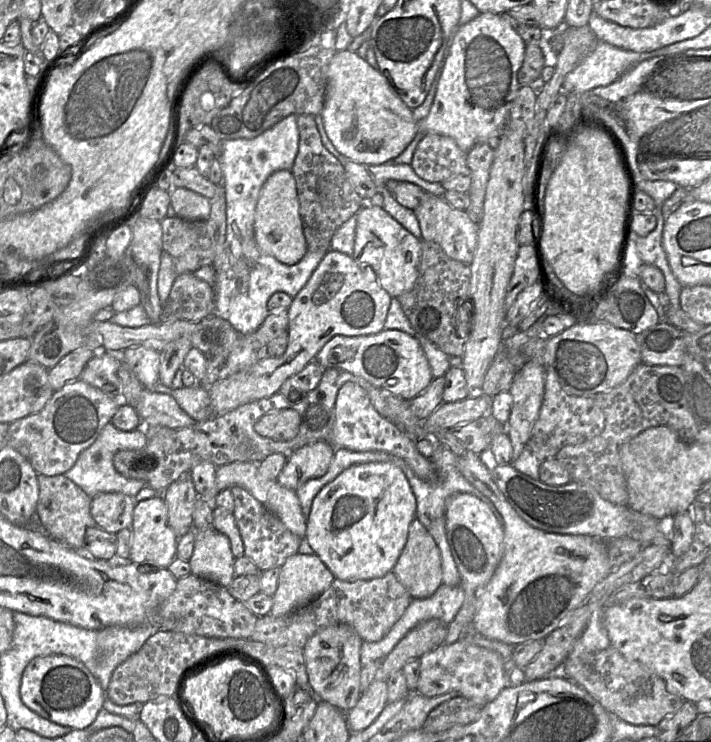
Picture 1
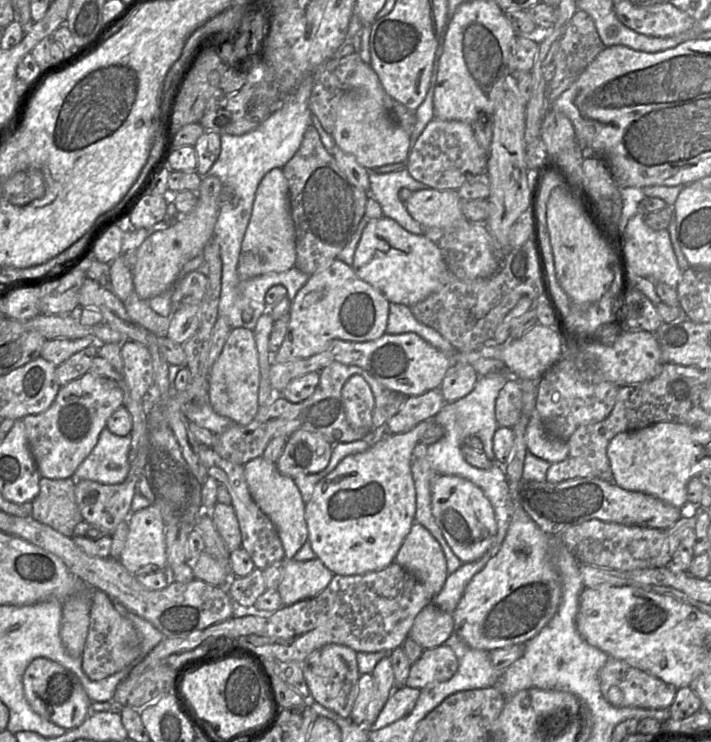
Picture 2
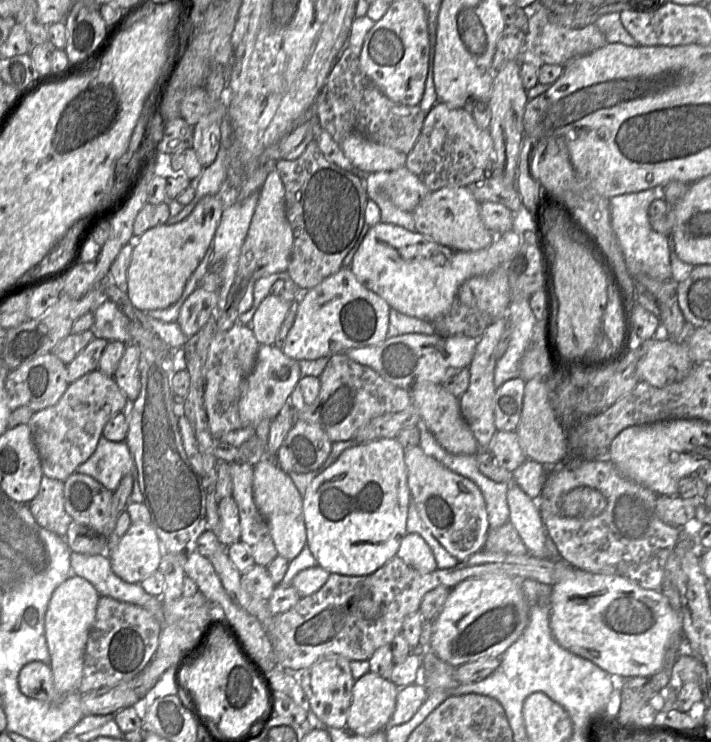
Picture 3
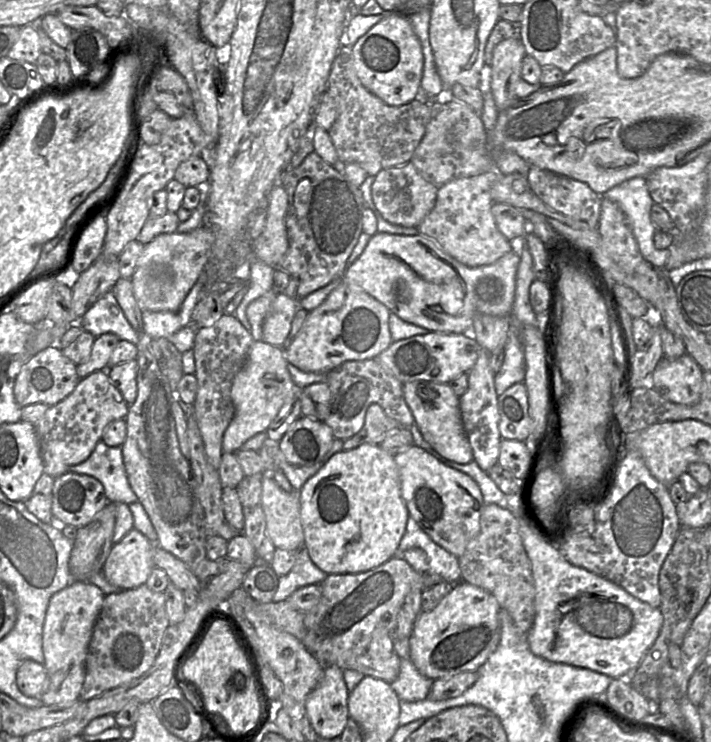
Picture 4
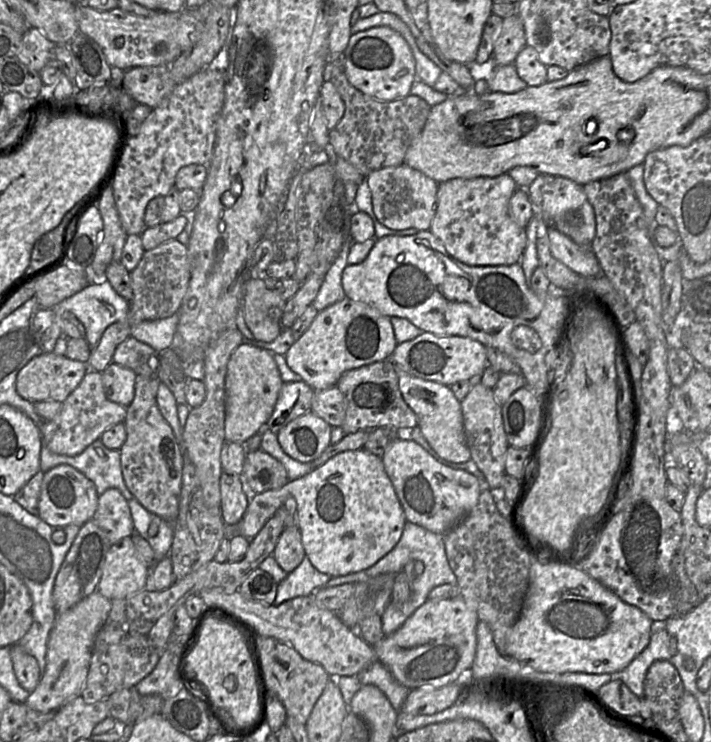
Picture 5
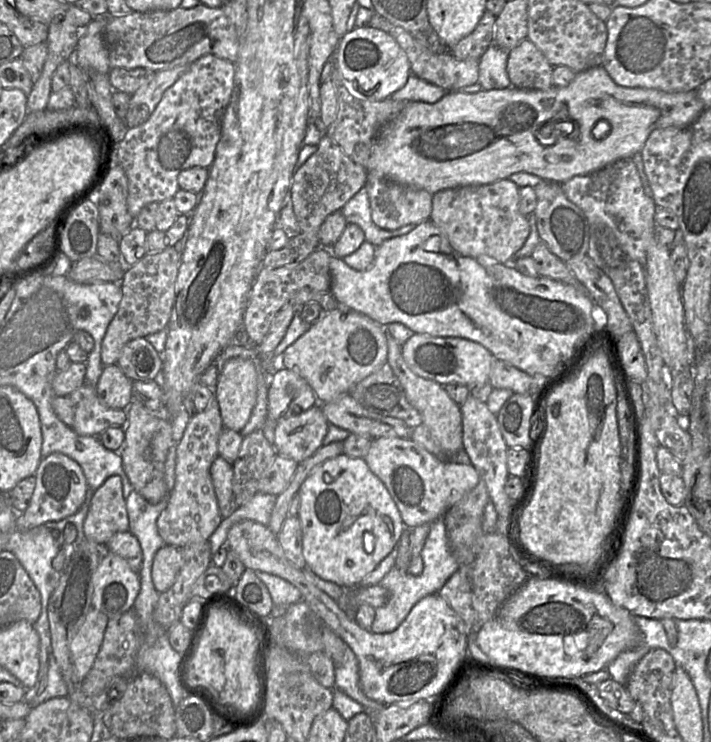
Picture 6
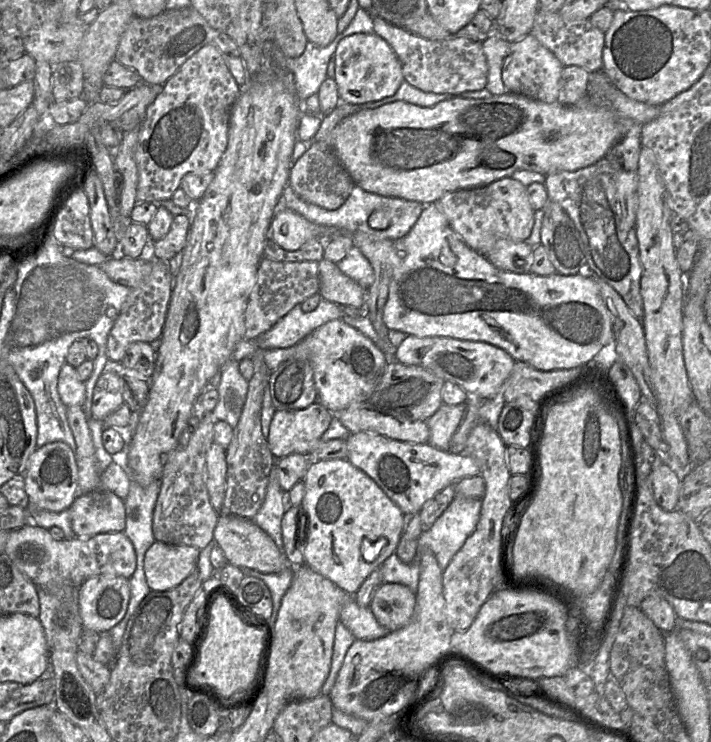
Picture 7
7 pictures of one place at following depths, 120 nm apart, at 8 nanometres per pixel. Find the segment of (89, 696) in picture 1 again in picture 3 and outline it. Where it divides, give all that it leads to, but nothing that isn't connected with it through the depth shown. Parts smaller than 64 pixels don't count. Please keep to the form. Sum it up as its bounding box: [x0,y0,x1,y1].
[18,661,61,700]

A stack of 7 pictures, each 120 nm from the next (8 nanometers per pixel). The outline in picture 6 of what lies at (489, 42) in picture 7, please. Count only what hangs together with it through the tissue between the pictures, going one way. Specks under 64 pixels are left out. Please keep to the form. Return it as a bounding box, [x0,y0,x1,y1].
[477,43,512,90]

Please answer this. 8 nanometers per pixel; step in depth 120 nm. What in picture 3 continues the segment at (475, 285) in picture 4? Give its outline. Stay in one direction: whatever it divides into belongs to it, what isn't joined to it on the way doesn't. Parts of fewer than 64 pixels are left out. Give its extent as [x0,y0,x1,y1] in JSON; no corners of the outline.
[350,222,523,322]

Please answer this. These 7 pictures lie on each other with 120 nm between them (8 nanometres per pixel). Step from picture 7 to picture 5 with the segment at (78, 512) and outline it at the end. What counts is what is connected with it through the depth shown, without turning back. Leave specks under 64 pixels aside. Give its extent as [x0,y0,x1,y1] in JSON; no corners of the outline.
[91,488,135,545]

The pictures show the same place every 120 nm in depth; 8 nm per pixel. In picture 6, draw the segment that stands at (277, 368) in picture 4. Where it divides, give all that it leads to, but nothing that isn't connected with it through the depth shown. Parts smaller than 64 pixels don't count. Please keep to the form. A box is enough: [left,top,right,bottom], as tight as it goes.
[215,357,257,432]

